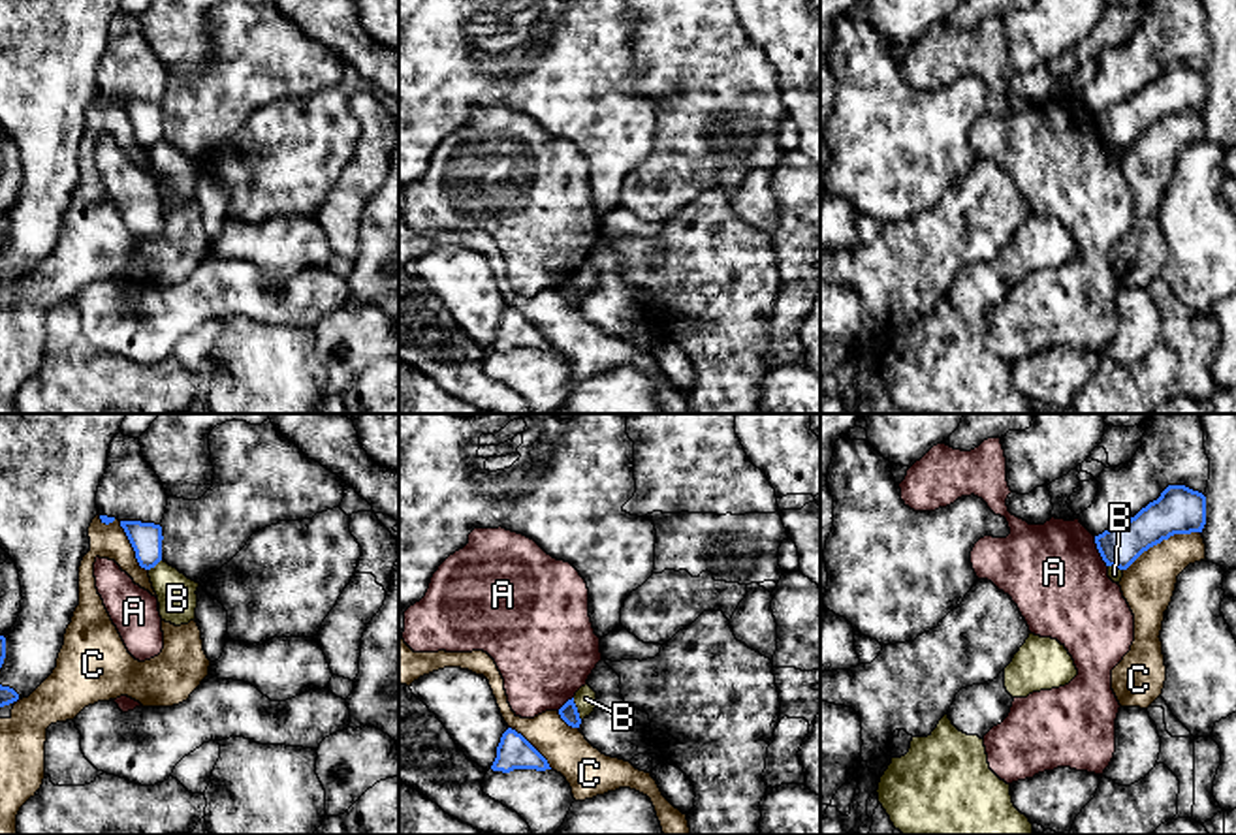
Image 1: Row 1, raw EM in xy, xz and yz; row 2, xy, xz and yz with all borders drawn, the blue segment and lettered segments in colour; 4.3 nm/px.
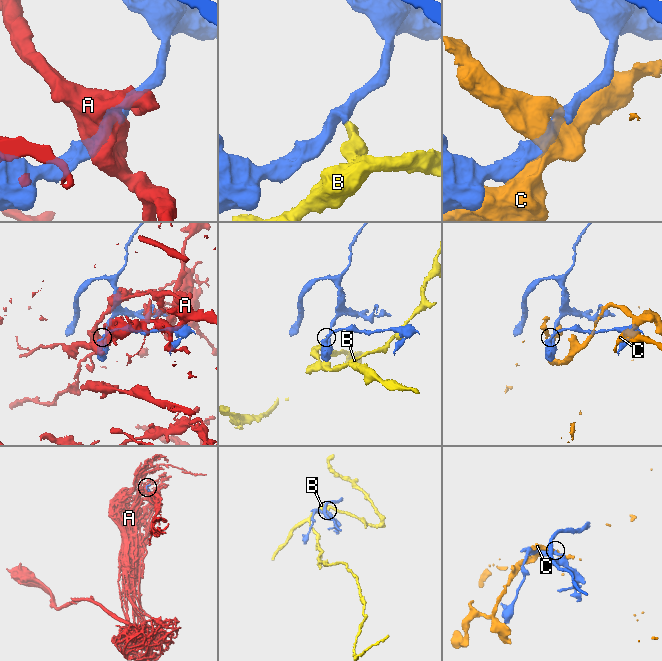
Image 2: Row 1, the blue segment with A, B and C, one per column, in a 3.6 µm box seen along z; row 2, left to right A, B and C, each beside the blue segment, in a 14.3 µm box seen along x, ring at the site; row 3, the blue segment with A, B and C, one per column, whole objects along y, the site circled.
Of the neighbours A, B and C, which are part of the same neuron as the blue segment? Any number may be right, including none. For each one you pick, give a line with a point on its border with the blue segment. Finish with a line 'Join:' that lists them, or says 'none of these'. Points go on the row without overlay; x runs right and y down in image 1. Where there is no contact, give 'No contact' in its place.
Join: none of these

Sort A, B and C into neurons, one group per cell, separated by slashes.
A / B / C

